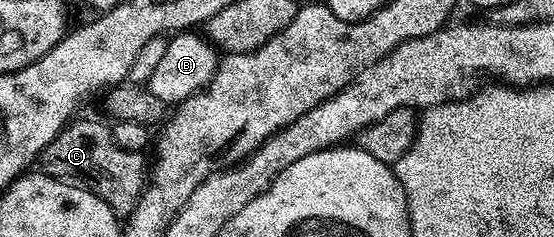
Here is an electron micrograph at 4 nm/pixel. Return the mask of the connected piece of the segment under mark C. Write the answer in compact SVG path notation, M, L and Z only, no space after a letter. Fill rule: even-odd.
M77 121L65 126L41 153L40 172L59 179L68 185L91 191L111 207L118 218L128 218L139 203L147 184L147 161L139 153L123 151L115 143L110 126L101 121Z

